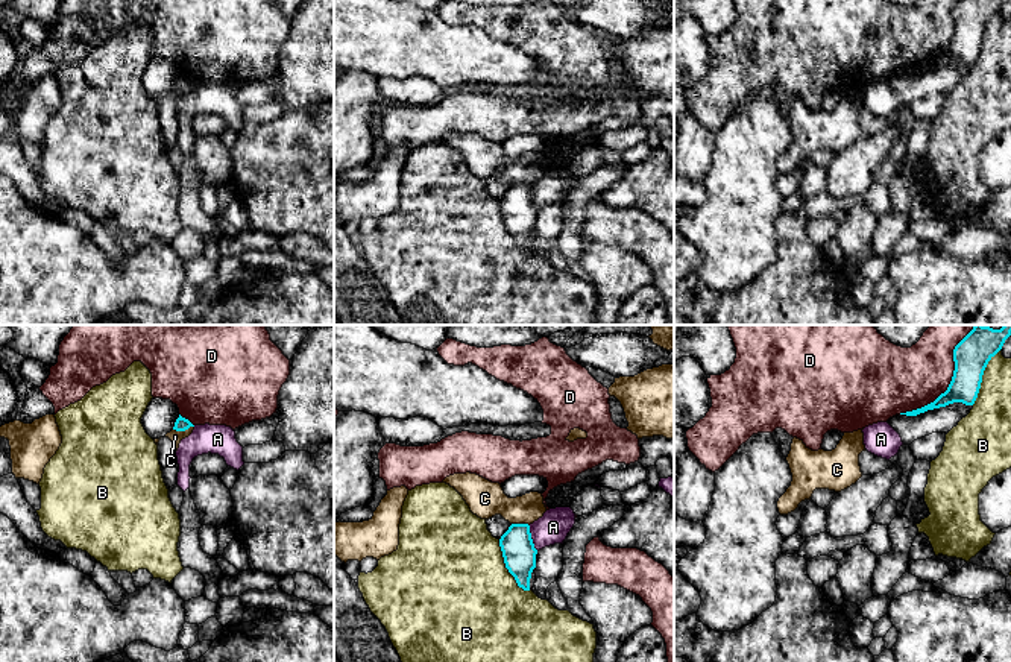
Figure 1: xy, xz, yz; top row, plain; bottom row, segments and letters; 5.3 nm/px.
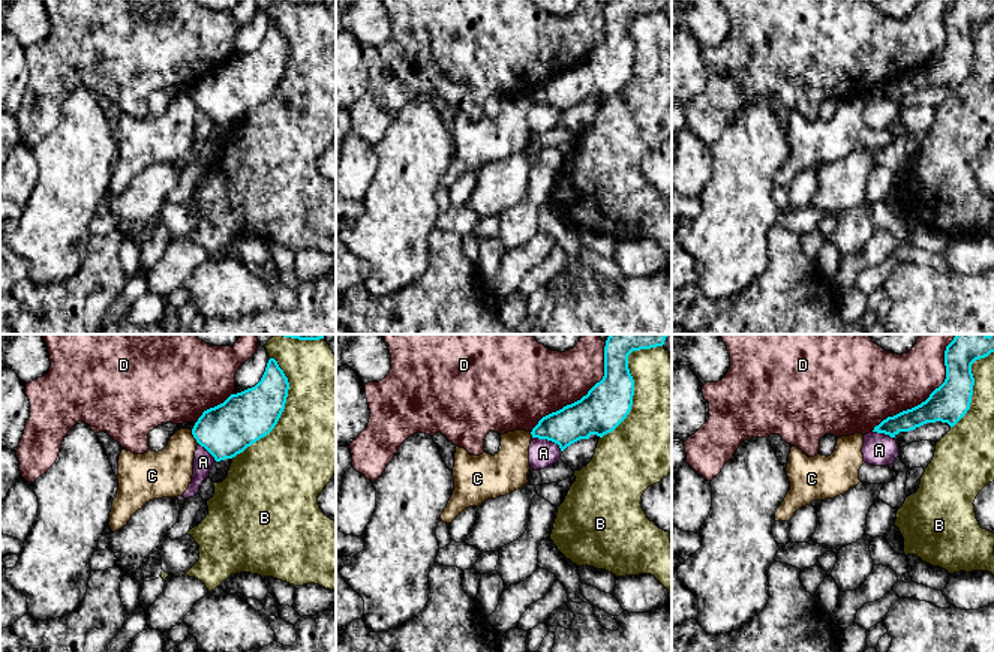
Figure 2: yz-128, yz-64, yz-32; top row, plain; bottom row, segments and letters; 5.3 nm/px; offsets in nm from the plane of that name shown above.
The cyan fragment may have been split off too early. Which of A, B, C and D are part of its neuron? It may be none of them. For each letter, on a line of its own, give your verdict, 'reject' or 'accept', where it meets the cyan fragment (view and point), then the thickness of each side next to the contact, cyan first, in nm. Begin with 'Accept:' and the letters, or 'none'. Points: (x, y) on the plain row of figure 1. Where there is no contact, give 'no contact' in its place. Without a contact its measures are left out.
Accept: none
A: reject; meets cyan in xz at (530, 198); 180 nm thick on the cyan side, 170 nm on the other
B: reject; meets cyan in xz at (506, 226); 180 nm thick on the cyan side, 500 nm on the other
C: reject; meets cyan in xy at (182, 90); 70 nm thick on the cyan side, 70 nm on the other
D: reject; meets cyan in yz at (948, 49); 180 nm thick on the cyan side, 340 nm on the other

